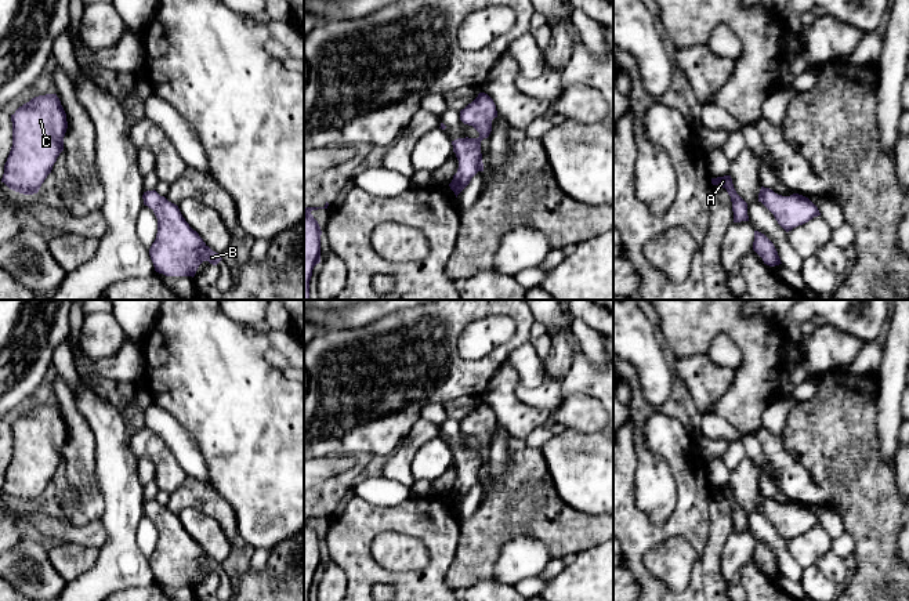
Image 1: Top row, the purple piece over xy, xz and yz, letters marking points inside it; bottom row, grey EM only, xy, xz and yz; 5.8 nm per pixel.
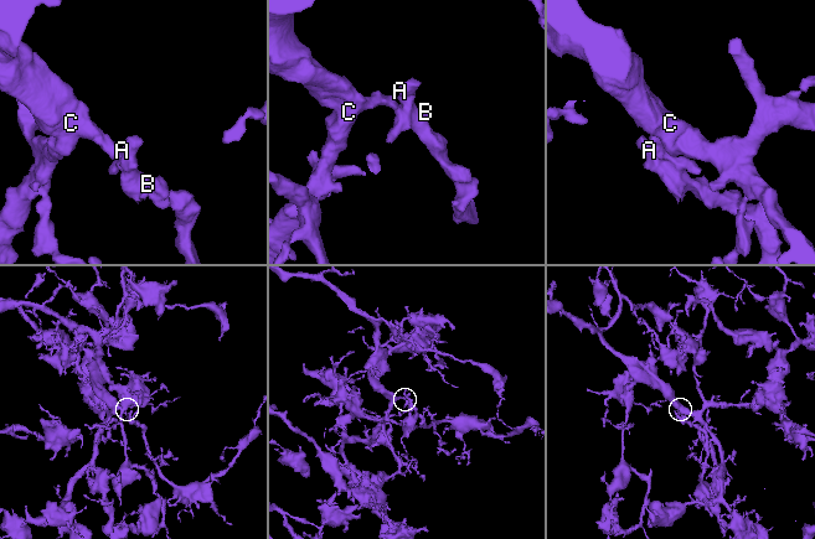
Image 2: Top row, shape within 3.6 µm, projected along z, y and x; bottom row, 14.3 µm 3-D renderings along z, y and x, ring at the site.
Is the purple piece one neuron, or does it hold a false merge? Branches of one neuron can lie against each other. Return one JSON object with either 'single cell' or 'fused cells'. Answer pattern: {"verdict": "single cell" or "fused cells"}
{"verdict": "single cell"}

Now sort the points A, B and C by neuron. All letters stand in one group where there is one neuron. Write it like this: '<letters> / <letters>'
A B C

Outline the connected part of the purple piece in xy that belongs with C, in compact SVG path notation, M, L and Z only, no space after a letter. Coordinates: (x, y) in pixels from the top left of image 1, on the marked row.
M46 94L19 106L11 122L12 146L1 182L15 192L33 195L64 151L66 113L57 94Z

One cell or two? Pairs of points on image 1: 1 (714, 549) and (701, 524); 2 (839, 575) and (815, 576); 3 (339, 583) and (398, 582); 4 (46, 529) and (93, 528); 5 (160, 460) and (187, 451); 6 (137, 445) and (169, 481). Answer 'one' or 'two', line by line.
1: two
2: two
3: two
4: one
5: two
6: one

